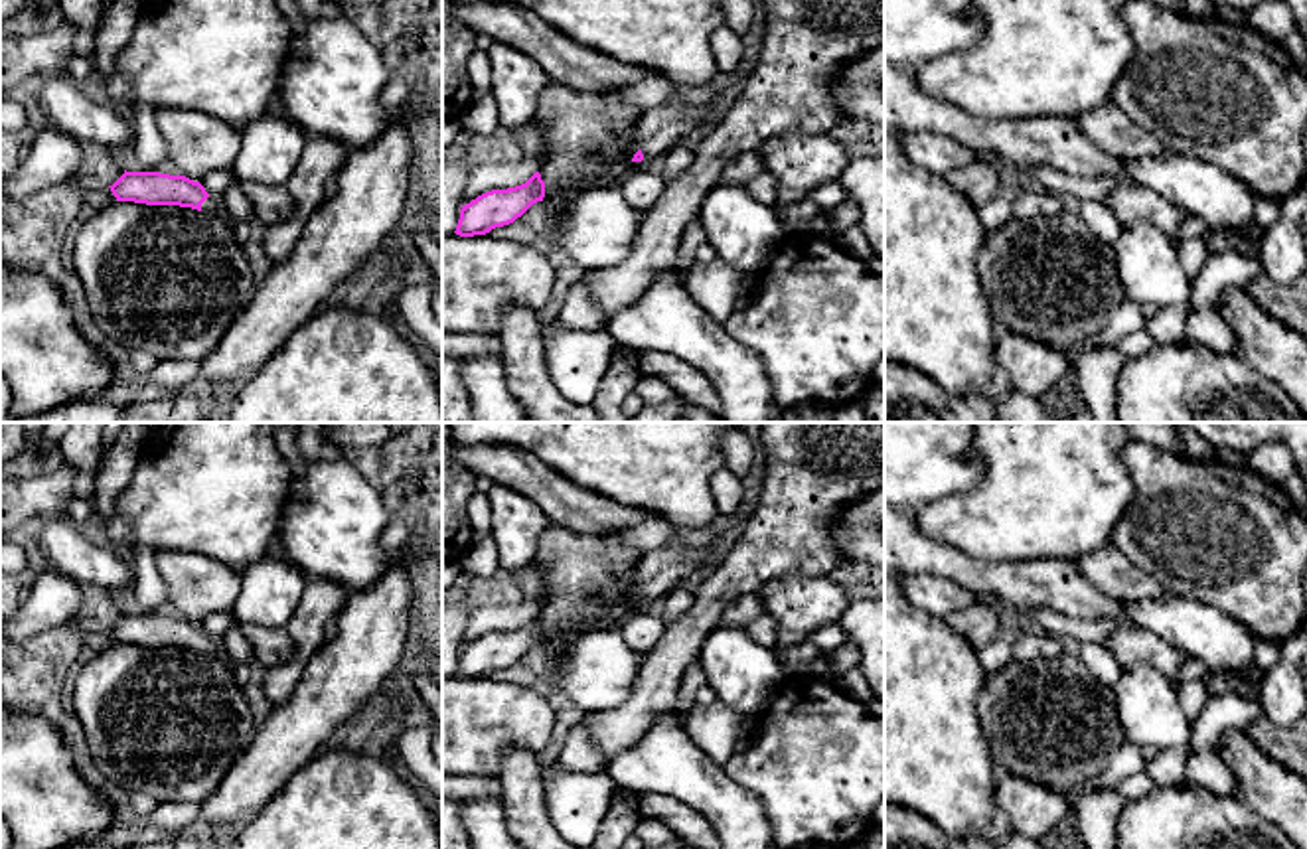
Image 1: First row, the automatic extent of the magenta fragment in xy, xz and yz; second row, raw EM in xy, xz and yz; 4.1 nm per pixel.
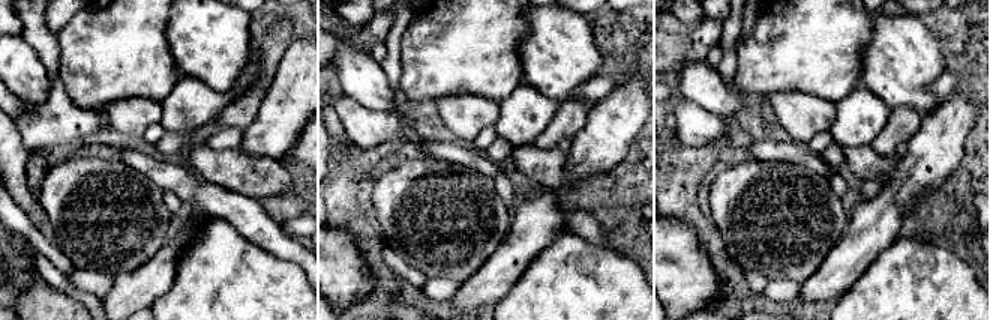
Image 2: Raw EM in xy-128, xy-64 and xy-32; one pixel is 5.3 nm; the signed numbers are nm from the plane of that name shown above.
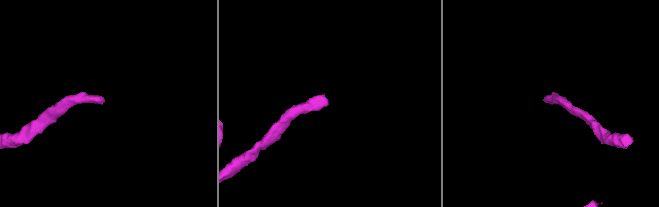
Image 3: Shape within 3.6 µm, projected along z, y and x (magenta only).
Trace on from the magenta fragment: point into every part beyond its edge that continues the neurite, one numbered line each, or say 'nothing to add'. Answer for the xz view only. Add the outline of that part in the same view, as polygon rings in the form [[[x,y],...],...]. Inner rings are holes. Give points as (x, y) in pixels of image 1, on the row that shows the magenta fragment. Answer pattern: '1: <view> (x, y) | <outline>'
1: xz (660, 129) | [[[661,105],[646,111],[634,128],[644,160],[661,160],[697,126],[713,124],[707,105]]]

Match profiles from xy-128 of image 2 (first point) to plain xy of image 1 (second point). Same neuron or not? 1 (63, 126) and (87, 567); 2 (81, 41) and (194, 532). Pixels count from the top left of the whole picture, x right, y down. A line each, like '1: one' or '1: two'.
1: two
2: one

